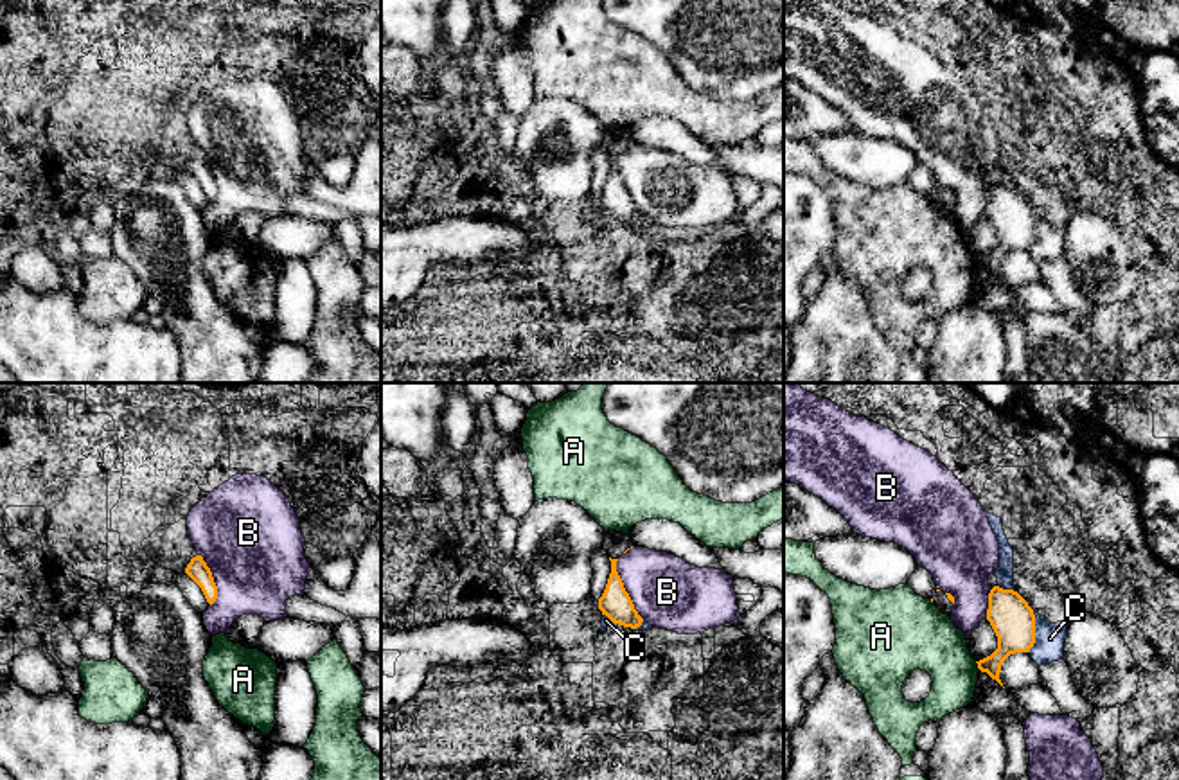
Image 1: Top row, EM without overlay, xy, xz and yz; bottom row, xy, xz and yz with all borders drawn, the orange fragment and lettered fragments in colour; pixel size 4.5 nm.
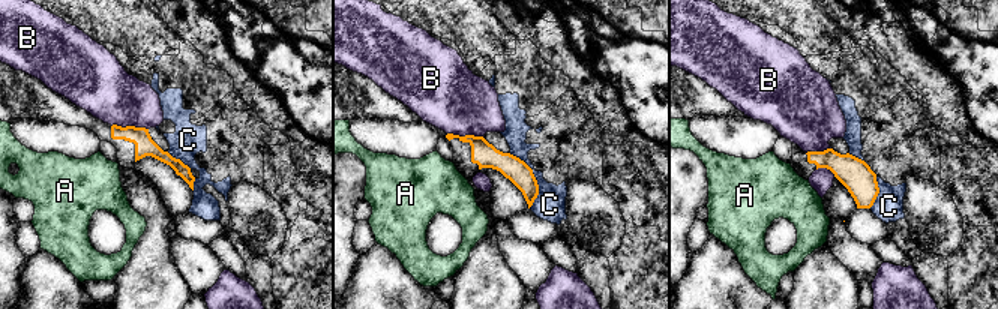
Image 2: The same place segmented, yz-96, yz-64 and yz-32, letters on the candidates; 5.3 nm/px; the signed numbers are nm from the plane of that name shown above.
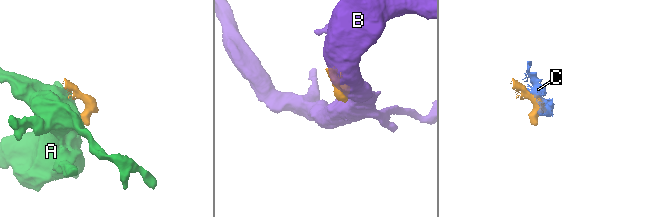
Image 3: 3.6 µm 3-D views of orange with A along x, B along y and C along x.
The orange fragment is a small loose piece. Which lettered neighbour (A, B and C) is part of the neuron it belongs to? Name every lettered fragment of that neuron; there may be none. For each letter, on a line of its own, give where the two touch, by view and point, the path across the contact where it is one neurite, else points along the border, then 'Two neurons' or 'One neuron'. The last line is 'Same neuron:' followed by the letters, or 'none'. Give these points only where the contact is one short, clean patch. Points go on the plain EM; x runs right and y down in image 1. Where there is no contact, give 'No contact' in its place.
A: Touches orange at yz (978, 263). Boundary: yz (975, 259), (980, 266). Two neurons
B: Touches orange at xz (624, 187). Two neurons
C: Touches orange at yz (1034, 229). Boundary: yz (1034, 209), (1034, 241), (1027, 248). Two neurons
Same neuron: none

